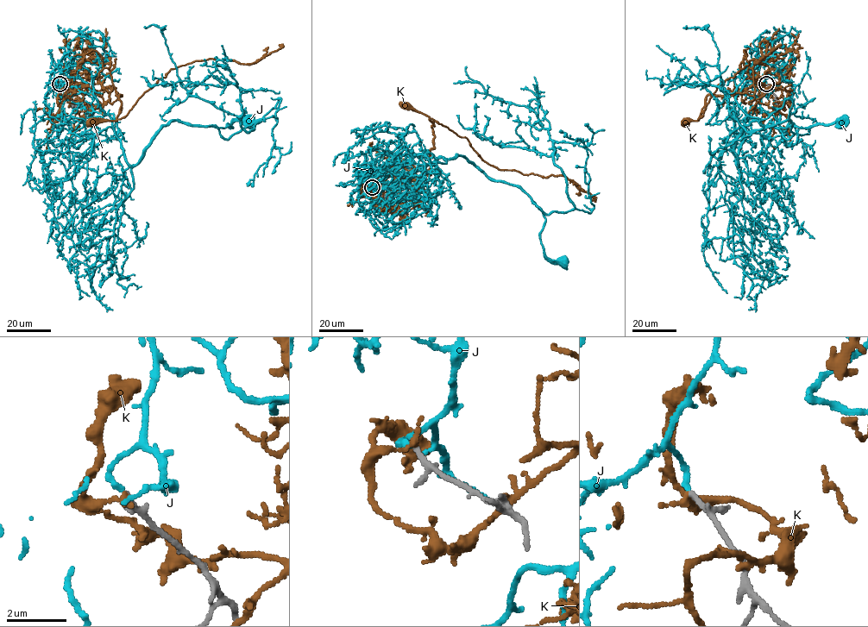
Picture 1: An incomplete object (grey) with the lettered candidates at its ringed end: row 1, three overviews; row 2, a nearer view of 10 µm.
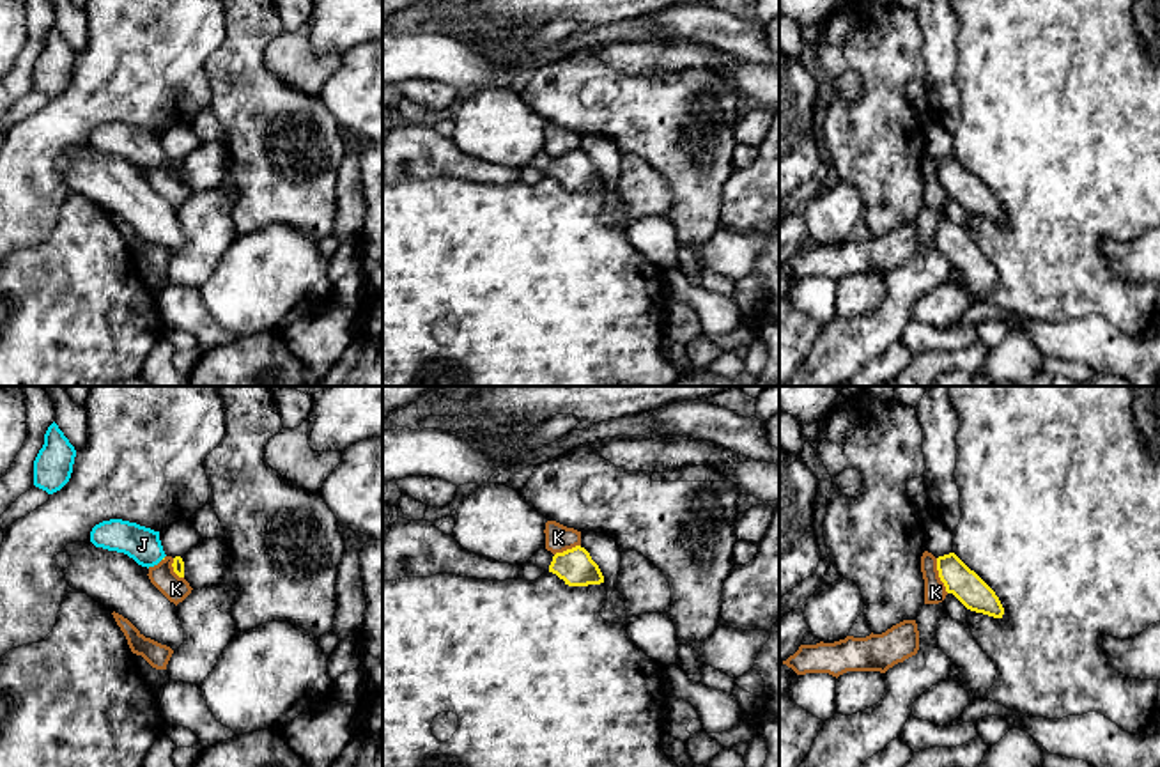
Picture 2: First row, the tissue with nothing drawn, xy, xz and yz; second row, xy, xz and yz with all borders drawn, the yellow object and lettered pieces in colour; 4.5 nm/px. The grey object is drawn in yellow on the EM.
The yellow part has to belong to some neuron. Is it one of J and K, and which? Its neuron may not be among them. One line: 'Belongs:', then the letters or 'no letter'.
Belongs: J

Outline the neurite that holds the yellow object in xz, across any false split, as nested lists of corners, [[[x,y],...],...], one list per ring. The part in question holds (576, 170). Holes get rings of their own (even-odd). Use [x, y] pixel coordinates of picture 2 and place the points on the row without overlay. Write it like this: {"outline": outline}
{"outline": [[[576,149],[563,156],[556,156],[549,168],[549,175],[556,177],[568,190],[588,190],[604,186],[604,179],[599,168],[581,149]]]}

